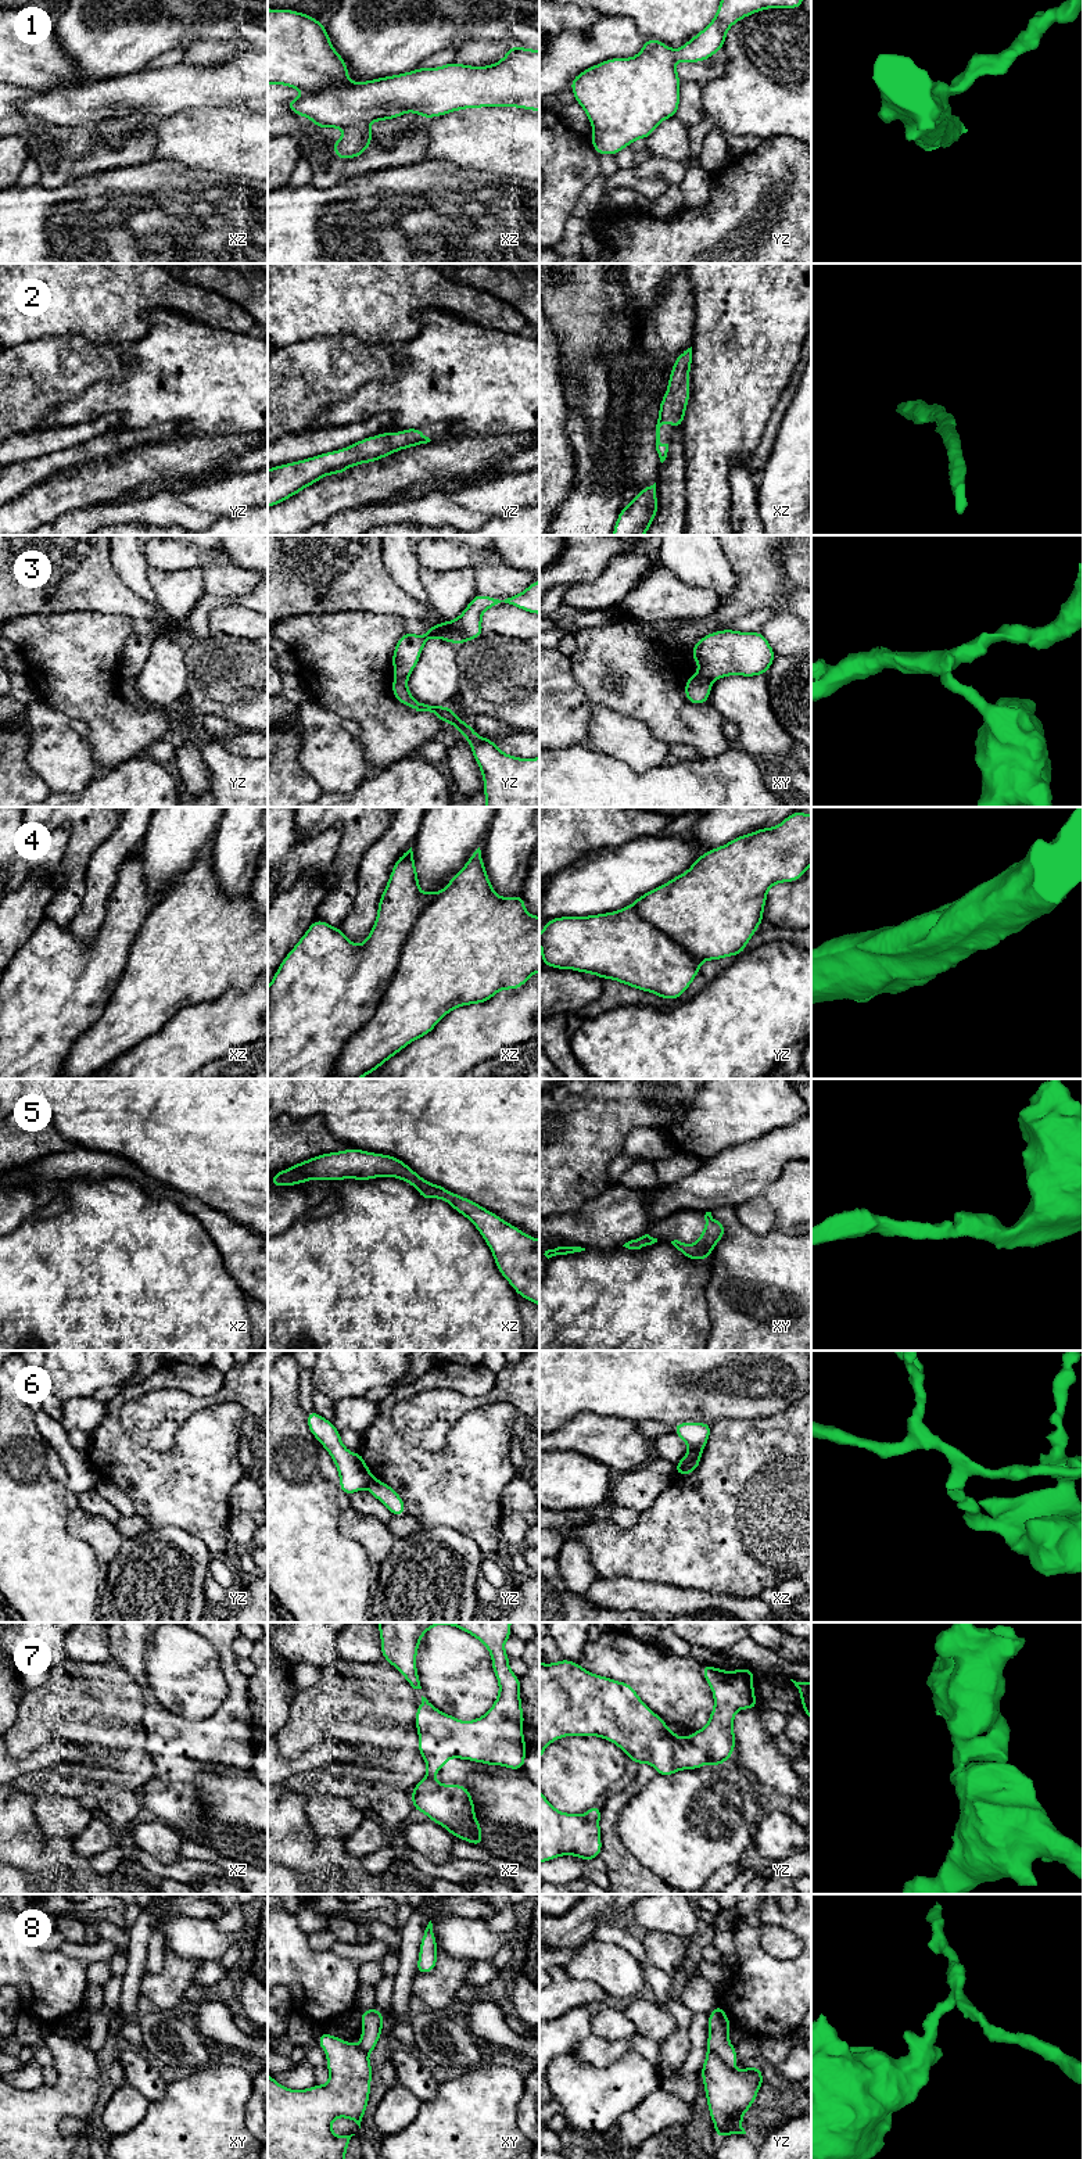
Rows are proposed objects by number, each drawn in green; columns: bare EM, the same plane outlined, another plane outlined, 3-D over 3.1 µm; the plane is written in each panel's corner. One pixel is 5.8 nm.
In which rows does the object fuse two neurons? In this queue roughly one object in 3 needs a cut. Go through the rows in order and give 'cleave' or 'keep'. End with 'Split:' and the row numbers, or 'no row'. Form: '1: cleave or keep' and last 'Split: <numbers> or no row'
1: keep
2: keep
3: cleave
4: cleave
5: keep
6: cleave
7: keep
8: cleave
Split: 3, 4, 6, 8

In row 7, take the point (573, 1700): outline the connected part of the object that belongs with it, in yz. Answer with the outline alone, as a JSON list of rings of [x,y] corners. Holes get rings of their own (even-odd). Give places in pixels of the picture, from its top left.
[[[570,1660],[553,1664],[539,1663],[539,1761],[545,1747],[566,1736],[599,1736],[618,1746],[636,1765],[649,1762],[657,1775],[673,1775],[681,1769],[698,1769],[709,1762],[713,1767],[731,1760],[736,1746],[734,1735],[734,1714],[738,1710],[759,1710],[753,1690],[756,1675],[750,1668],[724,1671],[709,1664],[702,1665],[702,1672],[714,1696],[714,1708],[709,1724],[692,1732],[689,1737],[678,1737],[666,1726],[636,1694],[627,1682],[617,1682],[602,1675],[595,1675]]]

